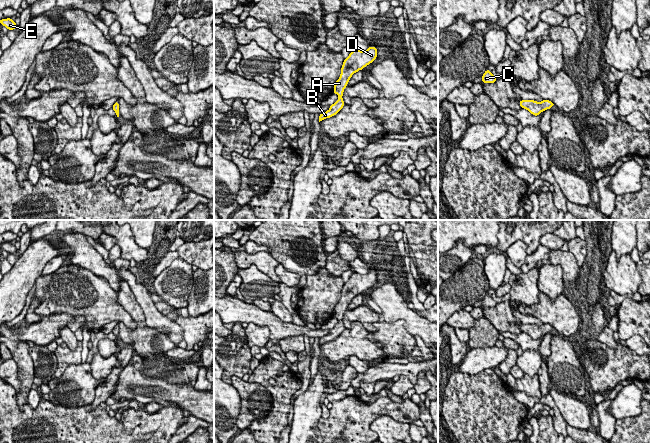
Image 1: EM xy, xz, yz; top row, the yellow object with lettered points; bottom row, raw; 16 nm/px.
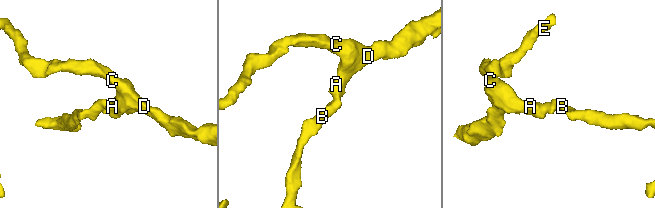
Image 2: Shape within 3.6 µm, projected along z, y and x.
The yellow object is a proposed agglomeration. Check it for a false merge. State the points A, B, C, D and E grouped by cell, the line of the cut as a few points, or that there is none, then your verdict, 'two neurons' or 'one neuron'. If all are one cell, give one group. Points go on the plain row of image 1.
A B C D E | no cut | one neuron

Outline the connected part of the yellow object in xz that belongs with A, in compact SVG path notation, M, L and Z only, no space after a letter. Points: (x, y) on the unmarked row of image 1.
M370 270L367 274L361 275L353 273L349 280L344 283L341 291L341 298L339 303L334 308L333 317L339 320L338 324L330 329L330 333L319 339L319 346L335 340L345 329L343 325L343 316L348 305L352 299L359 294L363 294L364 291L371 288L377 282L377 272Z

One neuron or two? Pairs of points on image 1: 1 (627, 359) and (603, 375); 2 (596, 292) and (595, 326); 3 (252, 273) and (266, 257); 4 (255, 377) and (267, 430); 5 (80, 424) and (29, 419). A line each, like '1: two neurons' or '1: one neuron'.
1: one neuron
2: one neuron
3: two neurons
4: one neuron
5: one neuron

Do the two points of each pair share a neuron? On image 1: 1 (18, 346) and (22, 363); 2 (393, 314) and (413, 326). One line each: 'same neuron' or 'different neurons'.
1: same neuron
2: same neuron

